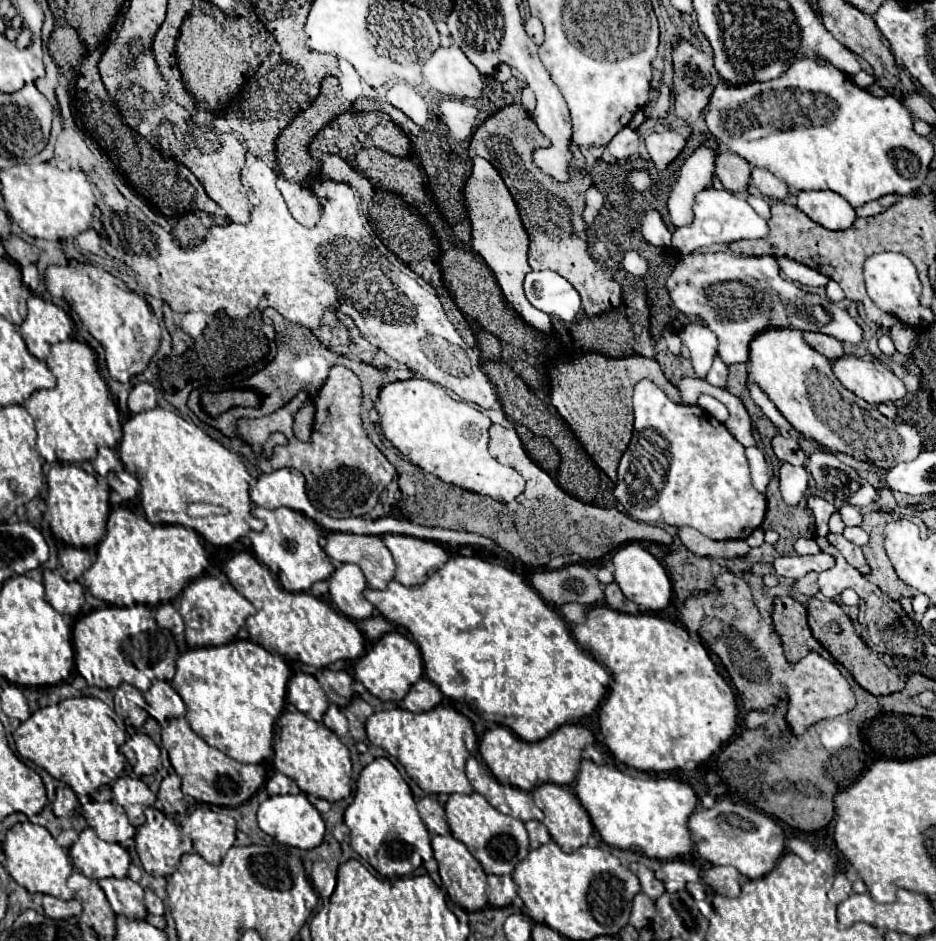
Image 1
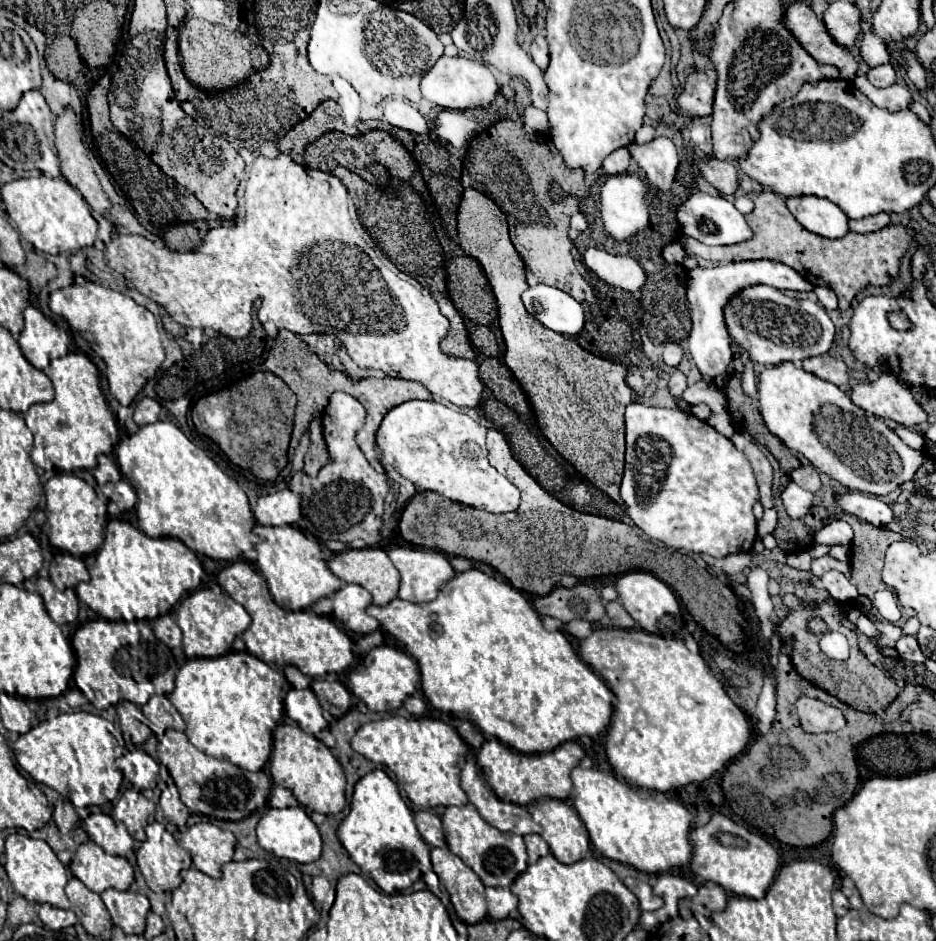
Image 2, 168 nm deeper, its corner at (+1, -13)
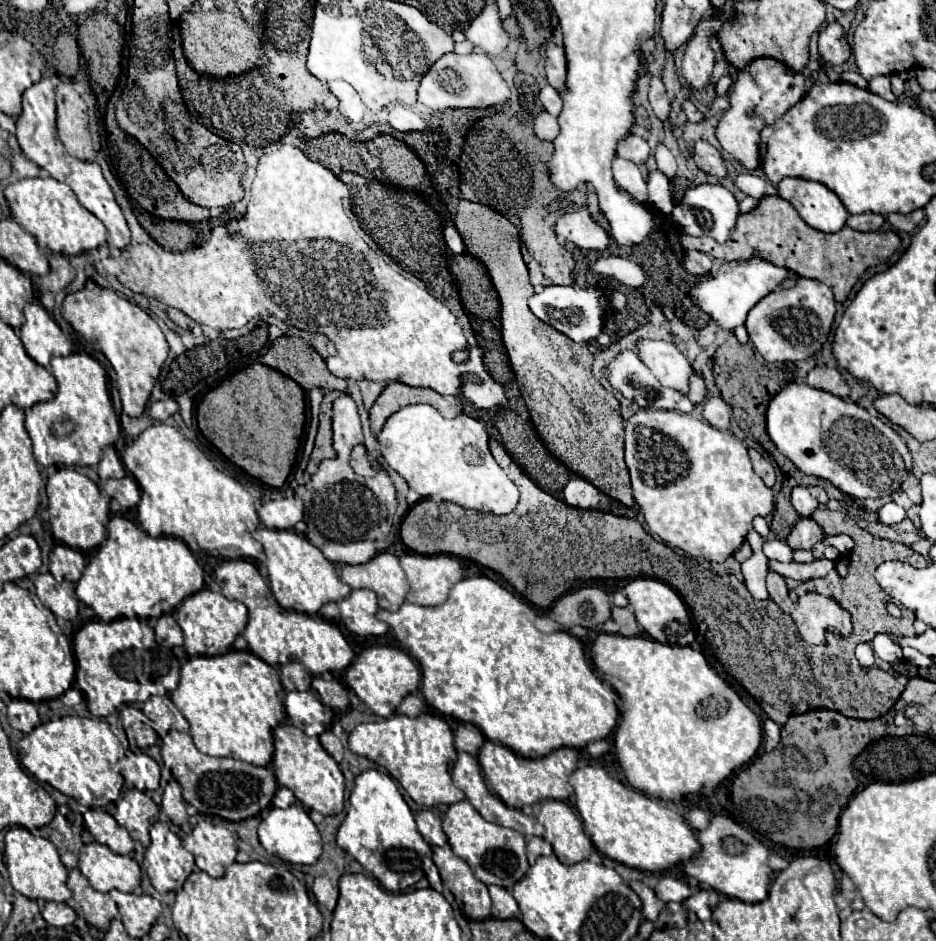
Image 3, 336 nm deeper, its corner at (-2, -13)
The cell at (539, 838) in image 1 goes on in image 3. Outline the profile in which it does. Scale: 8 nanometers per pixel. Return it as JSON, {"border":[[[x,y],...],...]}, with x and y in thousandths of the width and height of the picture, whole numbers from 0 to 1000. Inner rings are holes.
{"border":[[[562,889],[562,900],[566,917],[571,917],[577,909],[590,909],[590,898],[579,889]]]}

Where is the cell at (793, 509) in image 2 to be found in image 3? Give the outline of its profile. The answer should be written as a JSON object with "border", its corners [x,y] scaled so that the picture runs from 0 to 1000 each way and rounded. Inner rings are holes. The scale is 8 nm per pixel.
{"border":[[[848,518],[844,535],[857,549],[865,549],[874,541],[874,532],[863,524],[861,518]]]}

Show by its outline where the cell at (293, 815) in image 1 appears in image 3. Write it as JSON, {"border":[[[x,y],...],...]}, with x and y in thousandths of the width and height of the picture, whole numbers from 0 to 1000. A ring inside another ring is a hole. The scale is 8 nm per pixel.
{"border":[[[314,853],[308,860],[295,860],[293,858],[286,864],[286,868],[278,872],[276,889],[278,889],[280,900],[286,906],[293,906],[301,915],[308,915],[308,917],[333,919],[344,909],[344,892],[342,892],[342,885],[338,881],[338,877],[333,875],[333,870],[329,868],[329,862],[321,853]]]}

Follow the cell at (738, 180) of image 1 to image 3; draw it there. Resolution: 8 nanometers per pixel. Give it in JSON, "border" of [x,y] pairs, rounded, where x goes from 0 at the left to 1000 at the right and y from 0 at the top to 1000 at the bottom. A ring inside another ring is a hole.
{"border":[[[746,150],[741,154],[741,171],[746,175],[746,180],[750,180],[752,184],[756,186],[763,186],[767,190],[774,190],[778,186],[778,180],[776,180],[776,171],[771,169],[769,160],[759,154],[756,150]]]}

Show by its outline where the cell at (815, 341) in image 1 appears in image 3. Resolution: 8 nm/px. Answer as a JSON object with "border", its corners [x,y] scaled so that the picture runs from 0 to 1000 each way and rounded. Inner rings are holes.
{"border":[[[874,388],[870,392],[865,392],[861,407],[874,413],[880,413],[885,418],[891,418],[900,424],[906,424],[908,420],[908,409],[904,407],[904,403],[900,401],[900,396],[893,390],[885,390],[885,388]]]}

